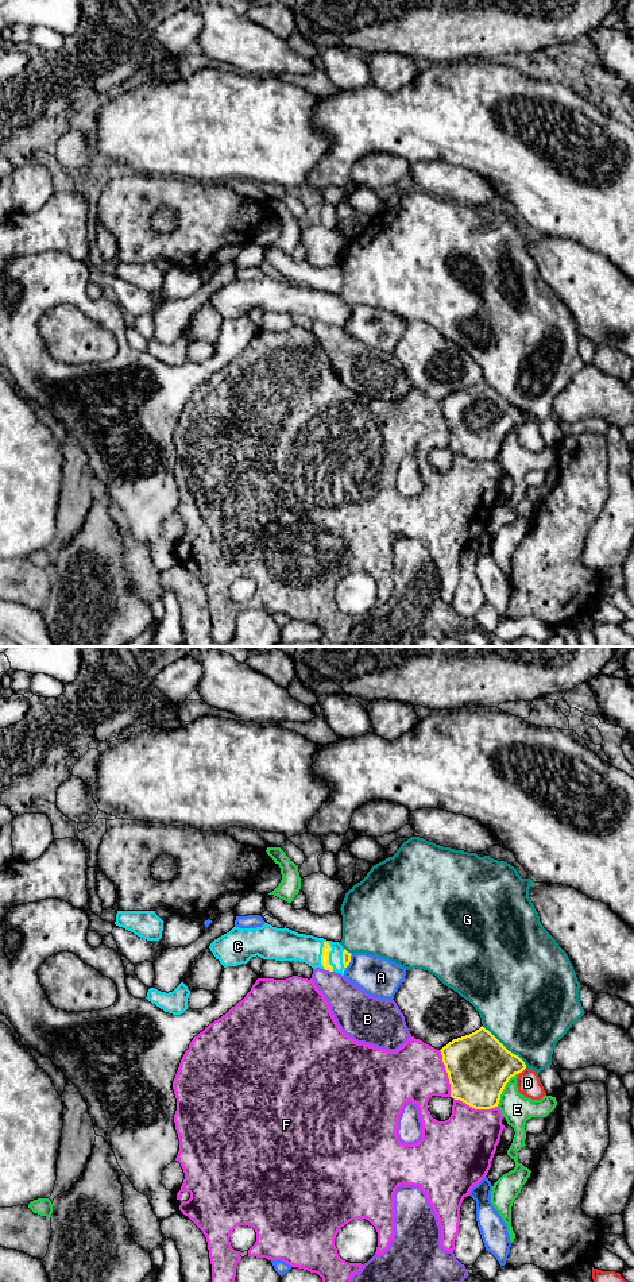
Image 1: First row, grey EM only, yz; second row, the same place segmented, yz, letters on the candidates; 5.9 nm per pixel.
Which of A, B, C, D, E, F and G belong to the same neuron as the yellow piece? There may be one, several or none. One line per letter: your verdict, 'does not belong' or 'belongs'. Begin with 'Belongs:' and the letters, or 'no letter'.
Belongs: C
A: does not belong
B: does not belong
C: belongs
D: does not belong
E: does not belong
F: does not belong
G: does not belong

